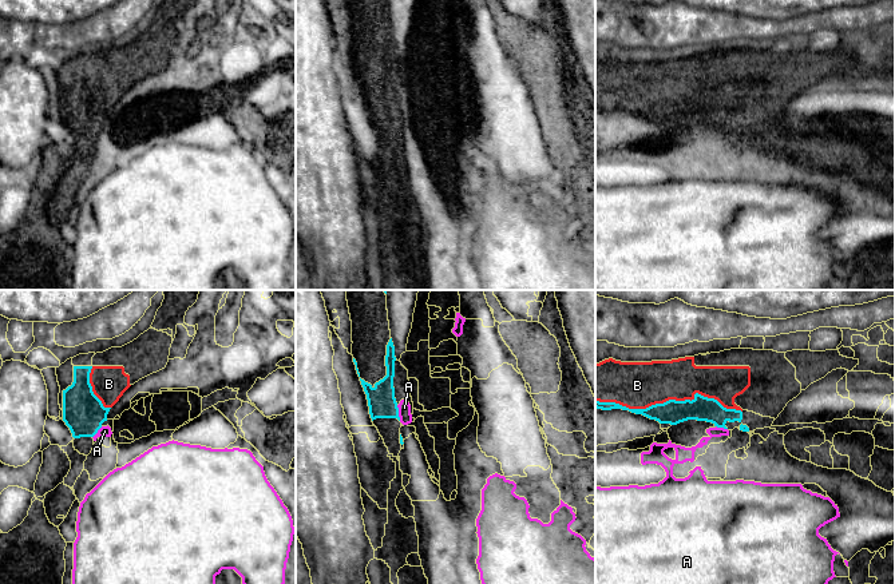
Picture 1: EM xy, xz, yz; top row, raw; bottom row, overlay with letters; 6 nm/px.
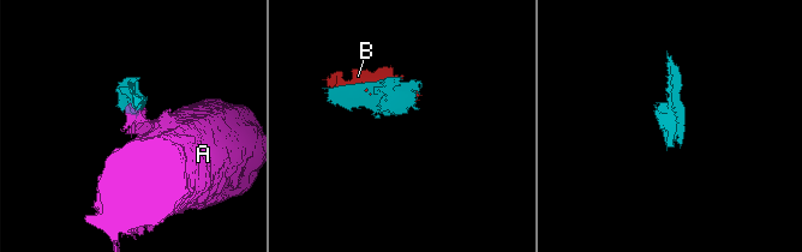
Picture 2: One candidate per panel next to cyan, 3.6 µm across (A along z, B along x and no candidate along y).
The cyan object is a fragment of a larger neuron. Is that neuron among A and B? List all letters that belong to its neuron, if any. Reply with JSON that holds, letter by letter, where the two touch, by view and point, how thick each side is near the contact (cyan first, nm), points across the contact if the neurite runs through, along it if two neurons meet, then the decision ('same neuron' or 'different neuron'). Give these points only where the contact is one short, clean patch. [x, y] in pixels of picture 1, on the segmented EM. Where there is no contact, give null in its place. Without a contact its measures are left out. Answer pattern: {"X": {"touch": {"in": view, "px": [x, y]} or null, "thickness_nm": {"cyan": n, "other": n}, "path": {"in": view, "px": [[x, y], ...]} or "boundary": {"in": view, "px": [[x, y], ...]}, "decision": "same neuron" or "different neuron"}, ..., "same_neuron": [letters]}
{"A": {"touch": {"in": "xz", "px": [398, 413]}, "thickness_nm": {"cyan": 170, "other": 80}, "decision": "different neuron"}, "B": {"touch": {"in": "yz", "px": [669, 400]}, "thickness_nm": {"cyan": 150, "other": 280}, "decision": "same neuron"}, "same_neuron": ["B"]}

